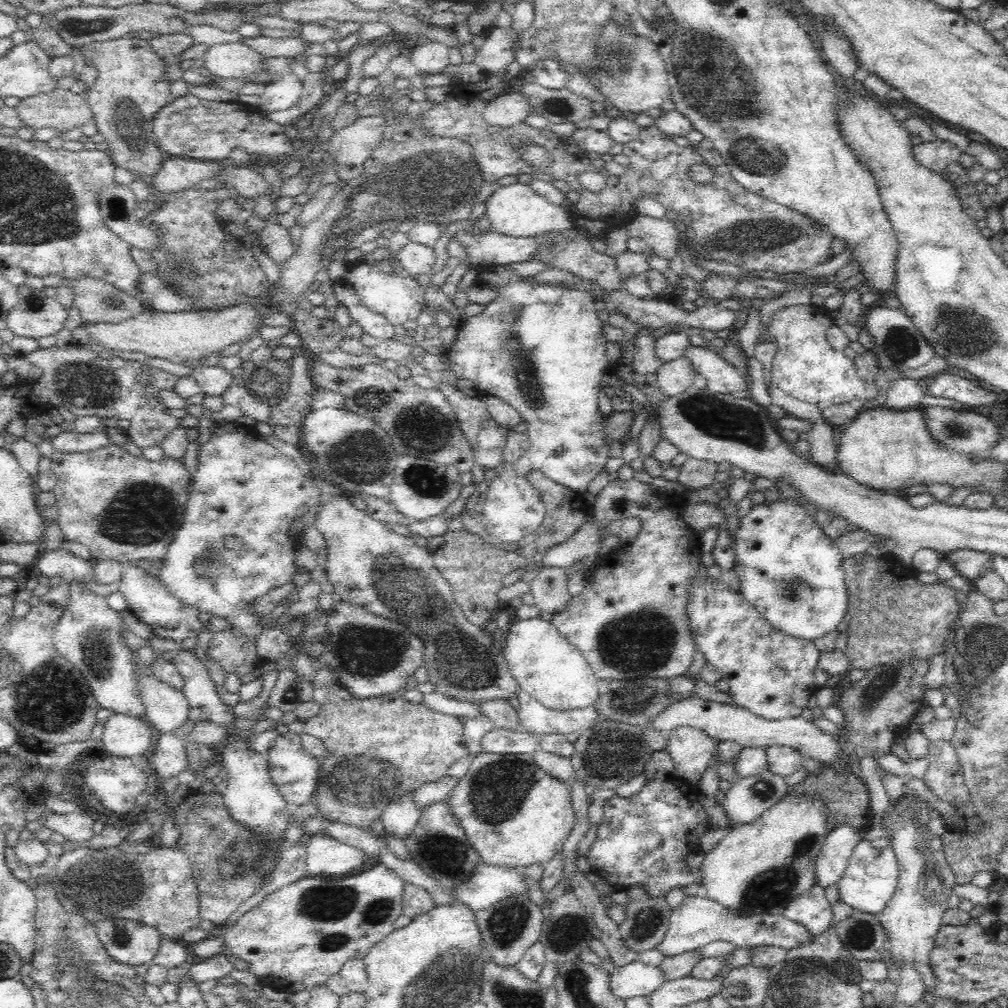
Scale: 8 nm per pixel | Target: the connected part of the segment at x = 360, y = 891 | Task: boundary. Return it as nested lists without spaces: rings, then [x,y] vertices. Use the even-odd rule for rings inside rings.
[[[376,866],[362,876],[352,878],[314,877],[302,878],[291,885],[280,887],[262,899],[256,908],[243,914],[239,921],[224,934],[222,954],[203,960],[192,960],[189,975],[196,987],[207,980],[218,980],[232,972],[234,960],[240,958],[250,964],[250,970],[263,986],[288,993],[311,991],[314,987],[325,985],[331,976],[341,974],[347,960],[363,958],[370,952],[372,945],[384,940],[395,928],[396,920],[404,910],[405,882],[386,866]]]

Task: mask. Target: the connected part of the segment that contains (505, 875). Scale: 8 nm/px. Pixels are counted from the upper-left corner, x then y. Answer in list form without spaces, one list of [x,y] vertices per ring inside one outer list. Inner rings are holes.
[[[482,862],[467,881],[452,891],[456,899],[471,911],[488,910],[504,900],[528,896],[526,877],[518,868],[497,867]]]

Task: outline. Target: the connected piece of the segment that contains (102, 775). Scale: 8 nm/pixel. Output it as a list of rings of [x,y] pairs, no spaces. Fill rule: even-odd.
[[[112,757],[96,760],[84,772],[84,786],[96,794],[108,810],[126,812],[134,808],[134,802],[148,788],[149,773],[151,773],[150,757],[120,758]]]

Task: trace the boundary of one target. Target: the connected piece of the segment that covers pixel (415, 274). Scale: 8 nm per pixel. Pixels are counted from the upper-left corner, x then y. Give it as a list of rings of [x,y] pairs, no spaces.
[[[409,242],[397,254],[400,264],[410,275],[411,280],[417,280],[423,284],[428,284],[434,273],[436,256],[434,251],[423,244]]]

